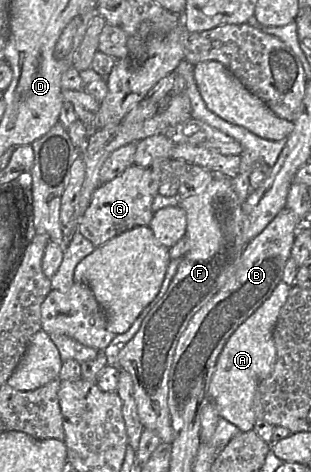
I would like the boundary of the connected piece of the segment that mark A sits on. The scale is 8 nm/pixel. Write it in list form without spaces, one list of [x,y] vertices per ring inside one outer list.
[[[280,282],[270,297],[230,336],[222,349],[209,385],[209,396],[220,417],[238,427],[241,432],[253,429],[257,420],[254,398],[258,384],[272,372],[276,362],[273,331],[291,286]]]

